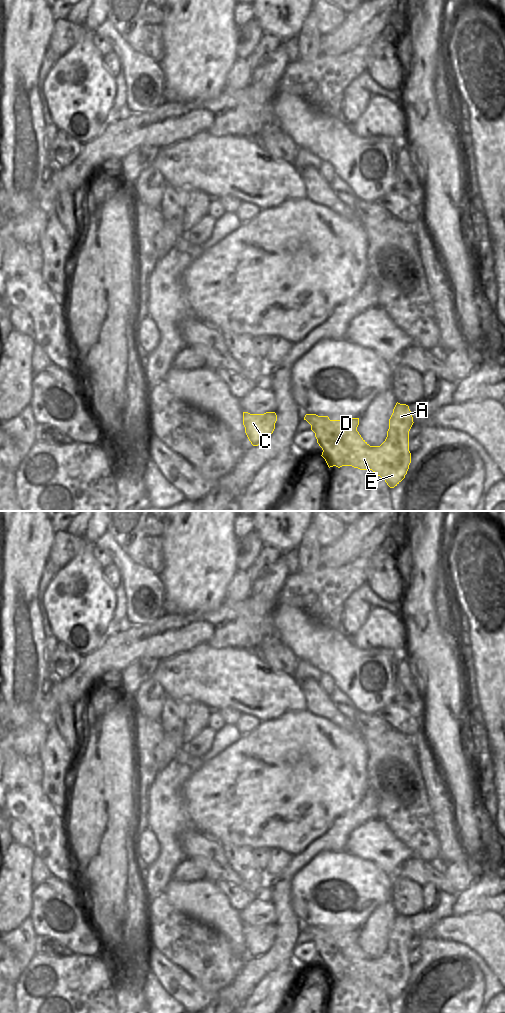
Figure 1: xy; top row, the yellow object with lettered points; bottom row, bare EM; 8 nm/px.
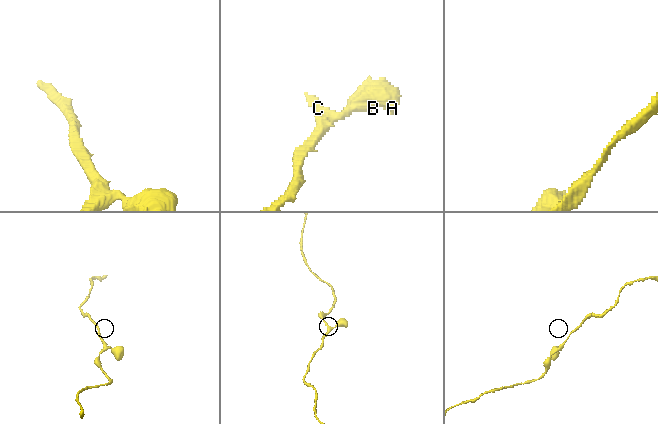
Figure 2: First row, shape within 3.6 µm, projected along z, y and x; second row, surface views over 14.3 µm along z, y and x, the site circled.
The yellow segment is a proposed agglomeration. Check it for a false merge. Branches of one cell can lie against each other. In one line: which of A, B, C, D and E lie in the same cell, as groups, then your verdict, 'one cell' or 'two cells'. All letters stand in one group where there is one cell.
A B C D E; one cell

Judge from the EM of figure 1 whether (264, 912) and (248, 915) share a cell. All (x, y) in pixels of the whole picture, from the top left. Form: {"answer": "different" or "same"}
{"answer": "same"}

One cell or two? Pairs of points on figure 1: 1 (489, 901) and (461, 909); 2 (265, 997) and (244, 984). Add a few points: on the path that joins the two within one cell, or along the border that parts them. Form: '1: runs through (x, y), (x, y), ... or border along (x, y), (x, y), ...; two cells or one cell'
1: runs through (482, 901), (468, 902); one cell
2: border along (269, 972), (244, 1002); two cells

